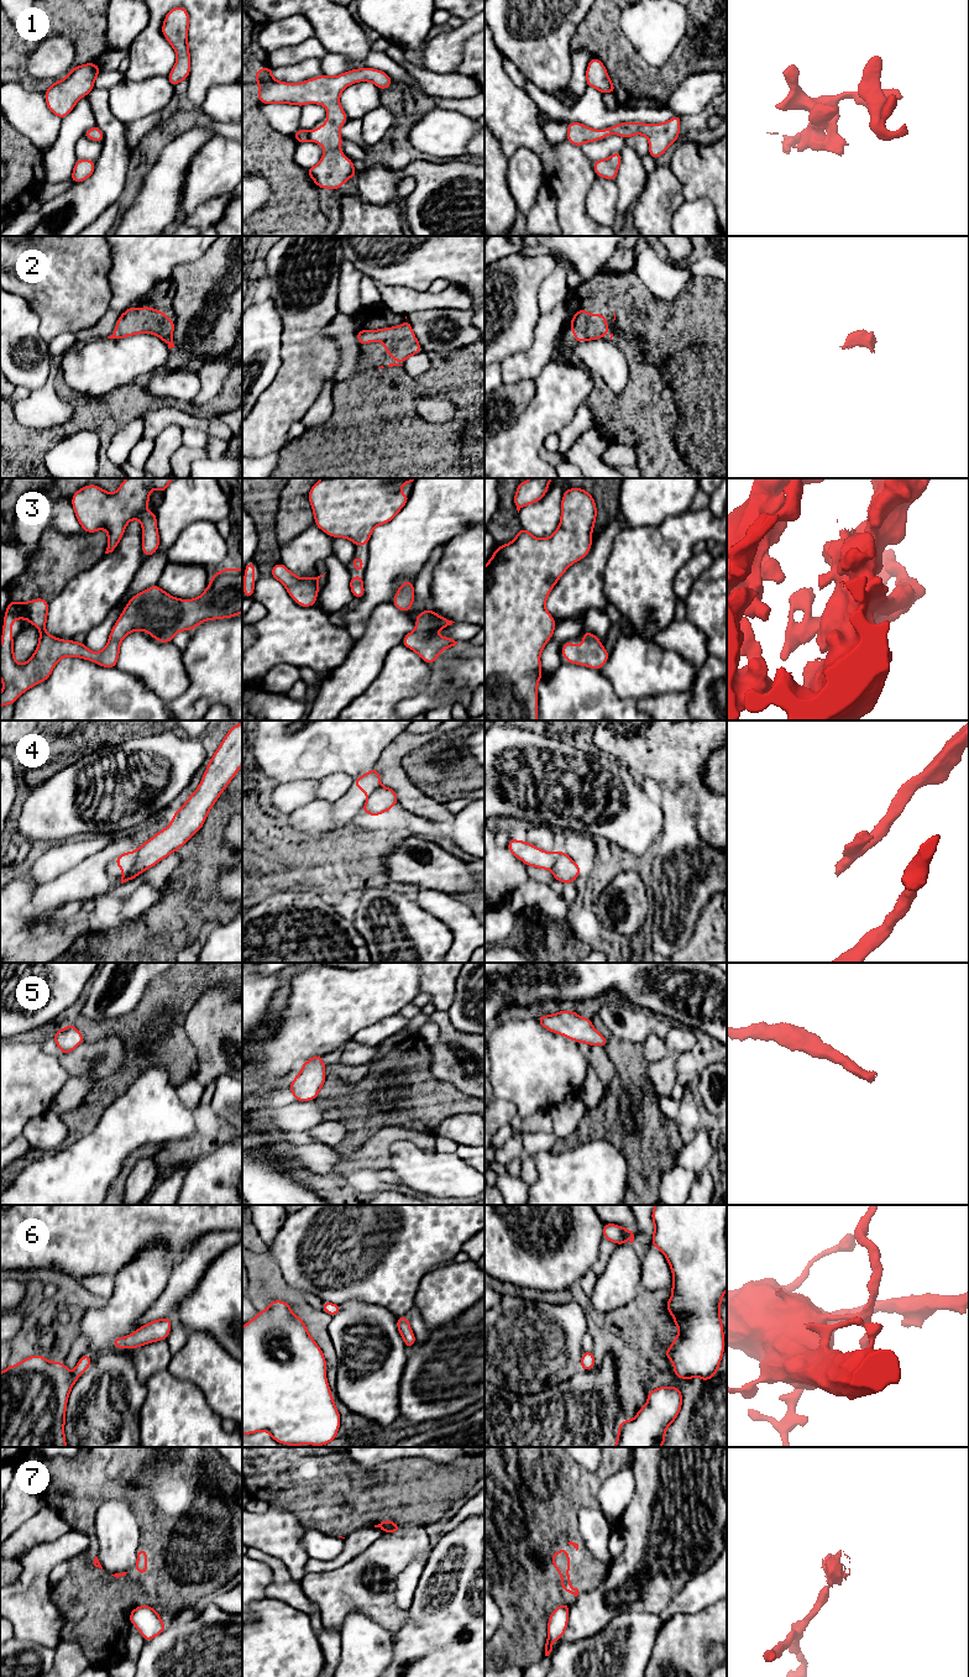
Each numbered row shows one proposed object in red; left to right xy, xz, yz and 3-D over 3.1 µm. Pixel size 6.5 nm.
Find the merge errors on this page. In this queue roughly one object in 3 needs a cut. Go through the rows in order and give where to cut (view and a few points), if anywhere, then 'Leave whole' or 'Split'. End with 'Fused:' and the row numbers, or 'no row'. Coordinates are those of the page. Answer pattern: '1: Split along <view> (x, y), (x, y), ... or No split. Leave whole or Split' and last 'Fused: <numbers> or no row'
1: No split. Leave whole
2: No split. Leave whole
3: No split. Leave whole
4: Split along xy (135, 852), (135, 864), (122, 876). Split
5: No split. Leave whole
6: No split. Leave whole
7: Split along xz (393, 1523), (386, 1530), (382, 1530). Split
Fused: 4, 7

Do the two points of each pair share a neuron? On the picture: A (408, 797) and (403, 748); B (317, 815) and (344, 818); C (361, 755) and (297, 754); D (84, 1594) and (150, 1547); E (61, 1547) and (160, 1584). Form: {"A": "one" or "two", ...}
{"A": "one", "B": "two", "C": "one", "D": "one", "E": "two"}

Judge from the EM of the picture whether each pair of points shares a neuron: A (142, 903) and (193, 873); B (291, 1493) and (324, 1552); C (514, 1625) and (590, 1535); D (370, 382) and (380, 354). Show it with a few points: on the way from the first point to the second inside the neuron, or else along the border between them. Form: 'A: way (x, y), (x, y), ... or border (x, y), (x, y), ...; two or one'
A: way (155, 903), (162, 903), (181, 885); one
B: border (305, 1529), (318, 1529), (338, 1537); two
C: border (576, 1509), (581, 1537); two
D: way (377, 375), (380, 372), (380, 361); one

